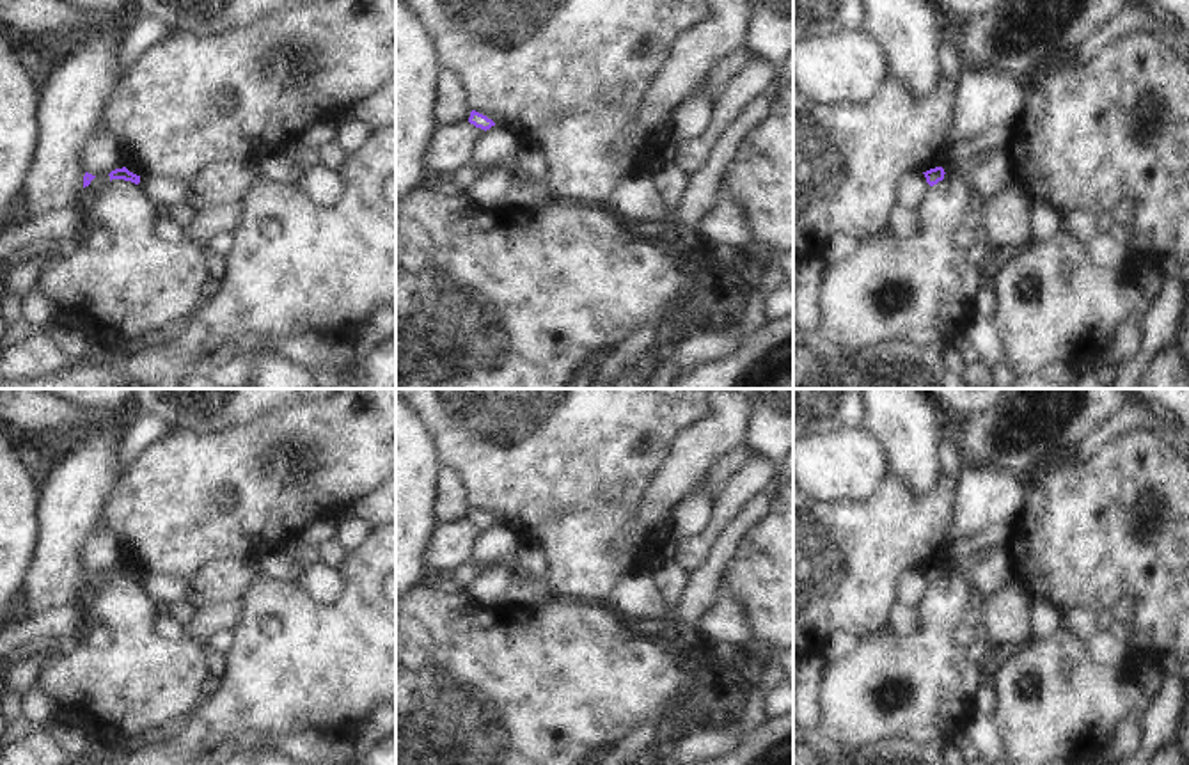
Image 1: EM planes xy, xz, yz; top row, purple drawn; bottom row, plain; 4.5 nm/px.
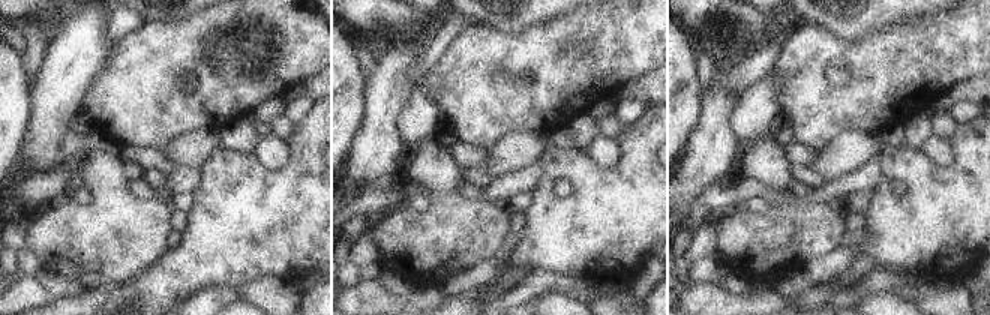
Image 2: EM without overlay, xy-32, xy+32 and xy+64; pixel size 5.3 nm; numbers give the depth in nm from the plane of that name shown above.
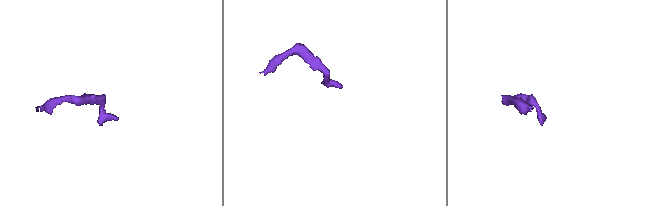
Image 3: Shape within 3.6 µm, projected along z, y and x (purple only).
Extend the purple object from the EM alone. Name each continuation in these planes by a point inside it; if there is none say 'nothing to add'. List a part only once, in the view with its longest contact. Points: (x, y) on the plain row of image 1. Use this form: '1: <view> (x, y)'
nothing to add

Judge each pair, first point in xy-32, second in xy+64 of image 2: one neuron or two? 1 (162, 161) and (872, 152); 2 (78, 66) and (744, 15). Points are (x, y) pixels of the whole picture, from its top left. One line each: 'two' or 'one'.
1: two
2: two

